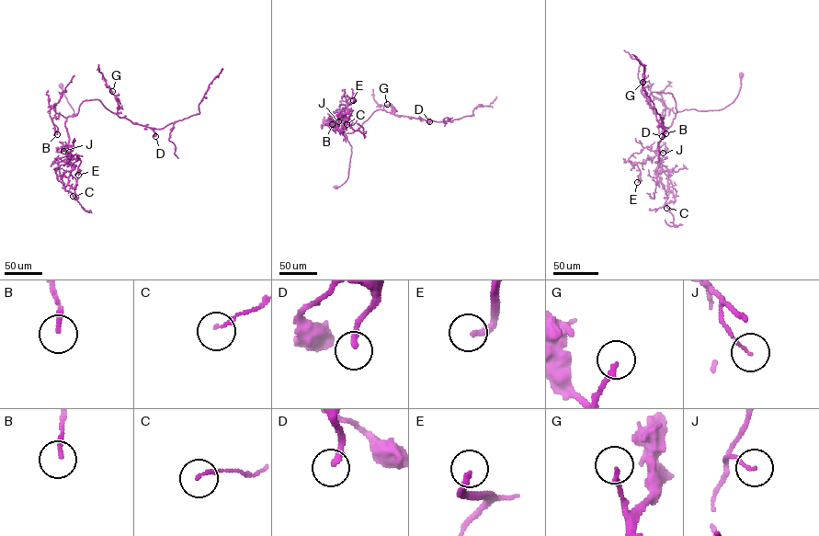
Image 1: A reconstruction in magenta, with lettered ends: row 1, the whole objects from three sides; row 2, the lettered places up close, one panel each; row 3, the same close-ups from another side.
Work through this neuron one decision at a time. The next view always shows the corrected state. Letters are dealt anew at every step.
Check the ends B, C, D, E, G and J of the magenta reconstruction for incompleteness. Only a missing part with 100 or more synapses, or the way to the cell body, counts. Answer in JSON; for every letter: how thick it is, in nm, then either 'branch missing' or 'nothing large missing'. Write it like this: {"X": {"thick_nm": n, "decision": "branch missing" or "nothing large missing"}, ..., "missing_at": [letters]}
{"B": {"thick_nm": 170, "decision": "nothing large missing"}, "C": {"thick_nm": 120, "decision": "nothing large missing"}, "D": {"thick_nm": 200, "decision": "branch missing"}, "E": {"thick_nm": 220, "decision": "nothing large missing"}, "G": {"thick_nm": 180, "decision": "nothing large missing"}, "J": {"thick_nm": 90, "decision": "nothing large missing"}, "missing_at": ["D"]}

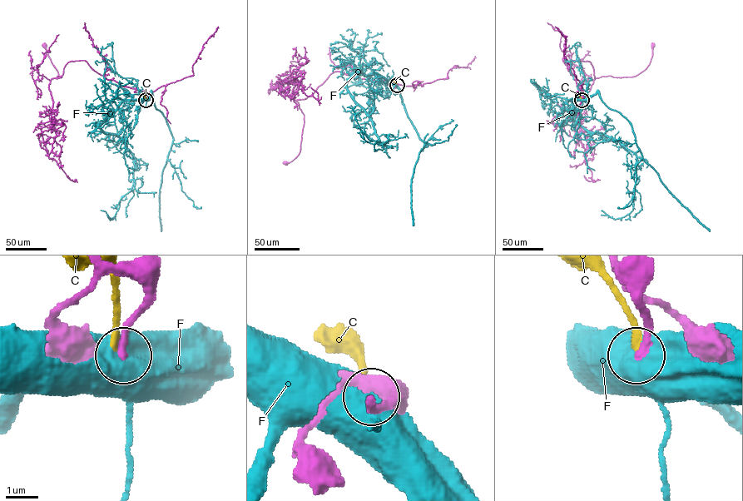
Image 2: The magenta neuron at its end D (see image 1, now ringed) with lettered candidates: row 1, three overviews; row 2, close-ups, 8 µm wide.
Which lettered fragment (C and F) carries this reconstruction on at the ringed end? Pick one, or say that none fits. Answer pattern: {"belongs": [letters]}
{"belongs": []}

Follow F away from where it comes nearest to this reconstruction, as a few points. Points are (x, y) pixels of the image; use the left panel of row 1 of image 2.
F: (146, 99), (125, 101), (101, 126), (123, 140), (134, 166), (131, 190), (115, 215), (110, 219), (101, 210)

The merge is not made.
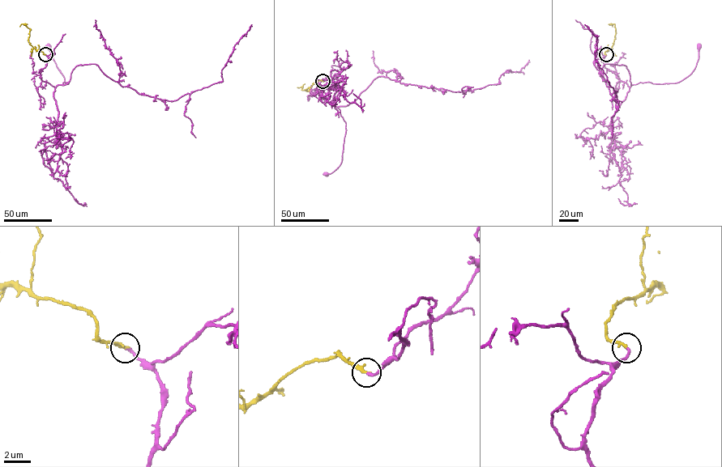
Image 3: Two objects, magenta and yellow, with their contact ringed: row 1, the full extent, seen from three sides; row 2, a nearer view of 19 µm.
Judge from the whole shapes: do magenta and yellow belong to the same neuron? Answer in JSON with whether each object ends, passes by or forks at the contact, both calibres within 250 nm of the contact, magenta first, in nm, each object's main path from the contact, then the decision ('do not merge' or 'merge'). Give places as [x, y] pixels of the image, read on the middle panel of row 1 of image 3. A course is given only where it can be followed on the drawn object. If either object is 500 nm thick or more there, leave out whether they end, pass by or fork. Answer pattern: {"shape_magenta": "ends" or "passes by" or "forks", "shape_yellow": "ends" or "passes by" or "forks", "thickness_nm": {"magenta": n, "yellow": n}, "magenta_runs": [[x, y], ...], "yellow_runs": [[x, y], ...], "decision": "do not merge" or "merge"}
{"shape_magenta": "ends", "shape_yellow": "ends", "thickness_nm": {"magenta": 190, "yellow": 280}, "magenta_runs": [[322, 81], [325, 78], [320, 82], [318, 95], [339, 110], [346, 123], [341, 163], [330, 173], [326, 173]], "yellow_runs": [[322, 81], [318, 81], [306, 89], [307, 91], [302, 90], [301, 87], [297, 87]], "decision": "merge"}

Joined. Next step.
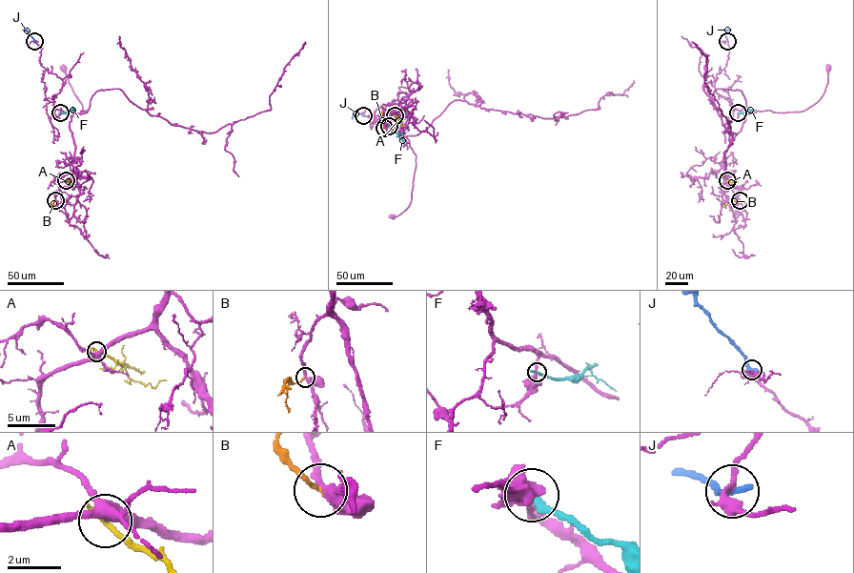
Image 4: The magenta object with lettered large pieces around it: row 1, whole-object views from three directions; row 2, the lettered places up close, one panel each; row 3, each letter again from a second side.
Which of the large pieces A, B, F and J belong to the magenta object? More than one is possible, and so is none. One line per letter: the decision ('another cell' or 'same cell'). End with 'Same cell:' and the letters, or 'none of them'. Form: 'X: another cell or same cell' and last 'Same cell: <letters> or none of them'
A: another cell
B: another cell
F: another cell
J: another cell
Same cell: none of them

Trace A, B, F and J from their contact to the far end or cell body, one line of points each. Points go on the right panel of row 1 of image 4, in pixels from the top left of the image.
A: (726, 180), (738, 182)
B: (740, 200), (721, 207)
F: (738, 112), (750, 111), (744, 107)
J: (727, 41), (725, 31), (730, 30)

